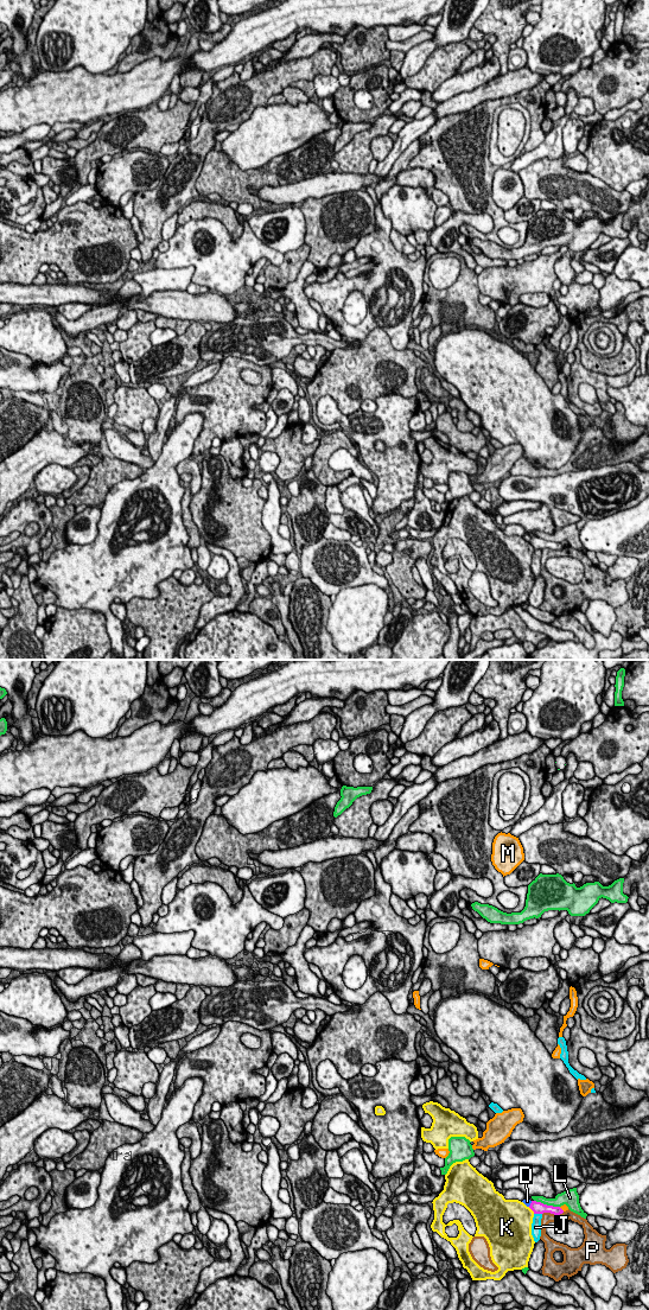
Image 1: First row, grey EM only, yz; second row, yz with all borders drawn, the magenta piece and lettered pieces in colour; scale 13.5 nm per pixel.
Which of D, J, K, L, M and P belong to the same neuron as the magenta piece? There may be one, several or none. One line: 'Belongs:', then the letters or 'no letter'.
Belongs: no letter

